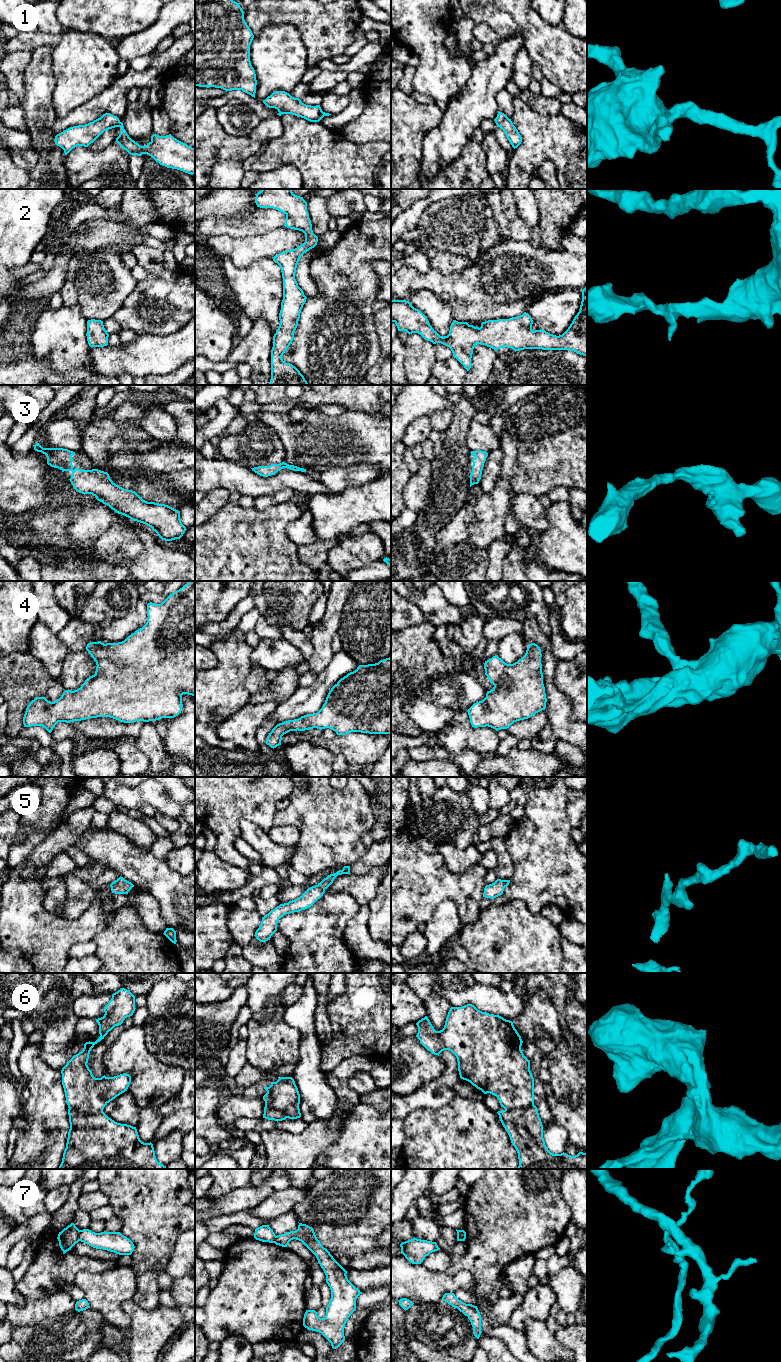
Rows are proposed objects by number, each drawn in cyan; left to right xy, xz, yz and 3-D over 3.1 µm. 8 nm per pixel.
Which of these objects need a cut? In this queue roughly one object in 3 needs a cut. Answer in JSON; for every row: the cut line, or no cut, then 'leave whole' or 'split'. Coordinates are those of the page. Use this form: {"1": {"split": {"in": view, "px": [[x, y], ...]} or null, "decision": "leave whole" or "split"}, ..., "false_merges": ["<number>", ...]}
{"1": {"split": null, "decision": "leave whole"}, "2": {"split": null, "decision": "leave whole"}, "3": {"split": null, "decision": "leave whole"}, "4": {"split": null, "decision": "leave whole"}, "5": {"split": null, "decision": "leave whole"}, "6": {"split": {"in": "xy", "px": [[69, 1107], [90, 1113], [102, 1112]]}, "decision": "split"}, "7": {"split": {"in": "xy", "px": [[80, 1230], [79, 1240]]}, "decision": "split"}, "false_merges": ["6", "7"]}

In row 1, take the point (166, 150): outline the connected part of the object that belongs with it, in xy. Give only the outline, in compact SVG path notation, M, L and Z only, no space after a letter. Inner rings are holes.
M105 113L88 124L70 127L57 134L54 141L67 155L77 146L88 147L104 131L115 127L121 128L116 142L130 155L147 154L162 166L195 174L195 148L177 140L171 134L166 136L153 134L146 146L140 146L129 137L119 118L110 113Z

